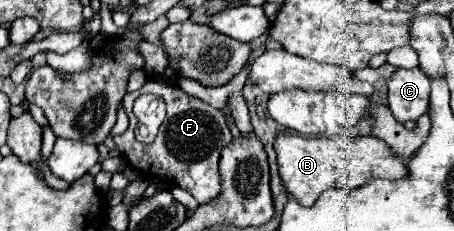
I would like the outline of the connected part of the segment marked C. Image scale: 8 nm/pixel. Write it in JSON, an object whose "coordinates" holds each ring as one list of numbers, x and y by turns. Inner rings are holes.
{"coordinates":[[396,69,388,81,388,107,400,121,416,121,428,111,430,79,420,69]]}

